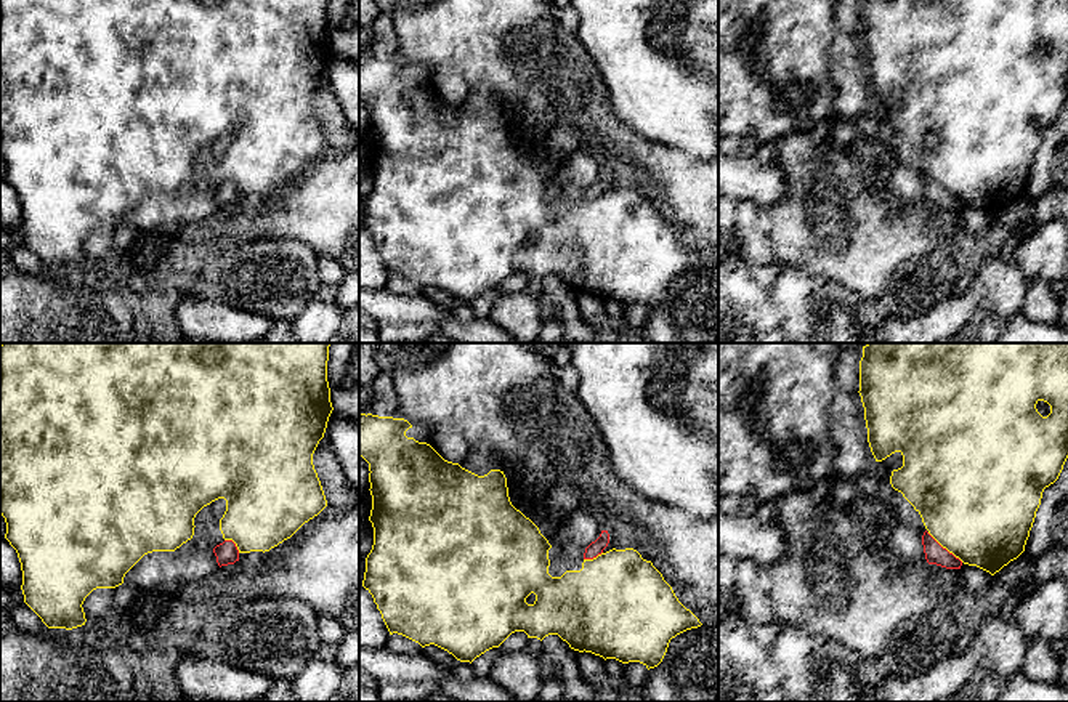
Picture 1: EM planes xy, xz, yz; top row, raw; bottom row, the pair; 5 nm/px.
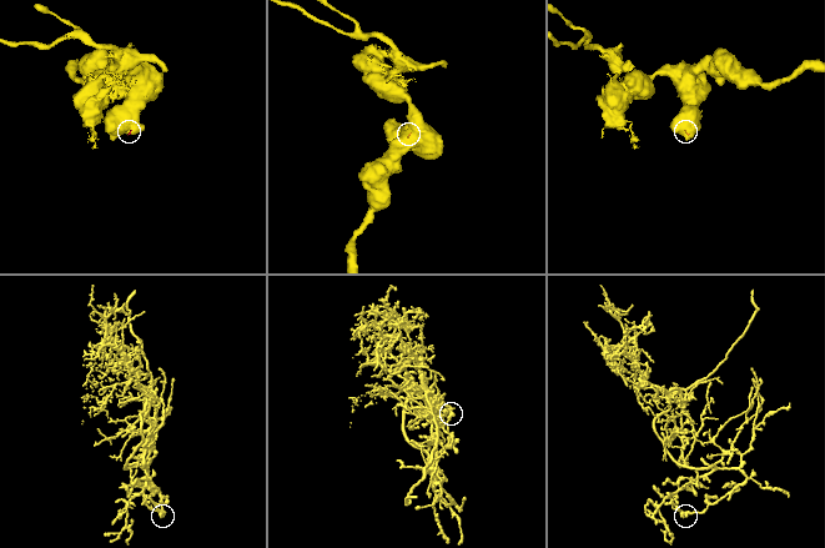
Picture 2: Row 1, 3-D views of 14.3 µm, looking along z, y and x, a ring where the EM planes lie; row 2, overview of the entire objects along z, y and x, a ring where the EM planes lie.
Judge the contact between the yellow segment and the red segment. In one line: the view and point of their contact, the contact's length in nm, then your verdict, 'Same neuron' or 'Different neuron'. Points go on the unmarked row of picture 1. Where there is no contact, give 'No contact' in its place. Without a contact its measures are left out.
Touches yellow at yz (945, 188). Shared border 240 nm. Different neuron

